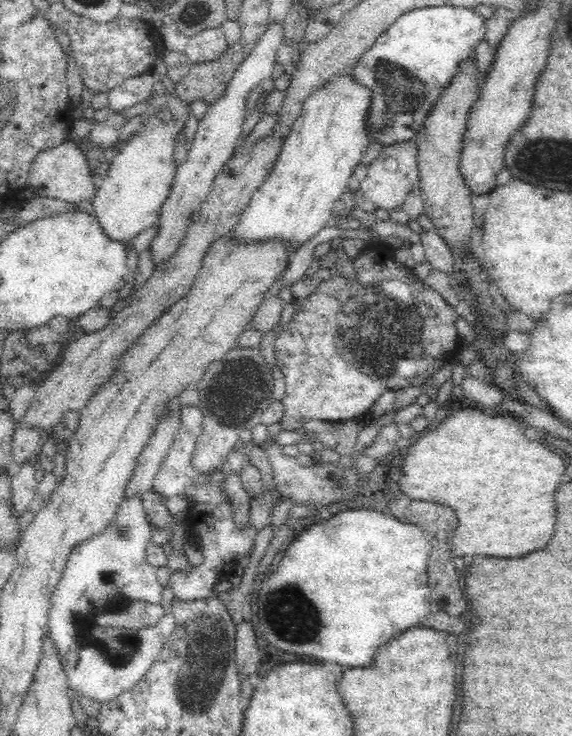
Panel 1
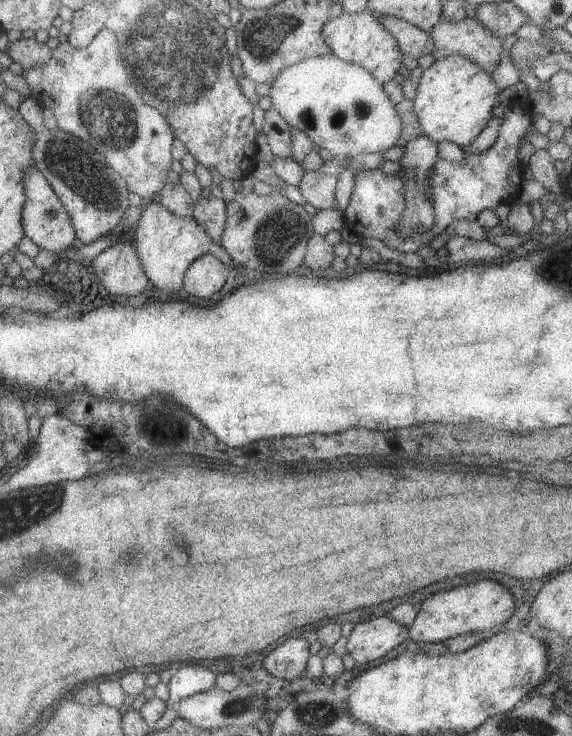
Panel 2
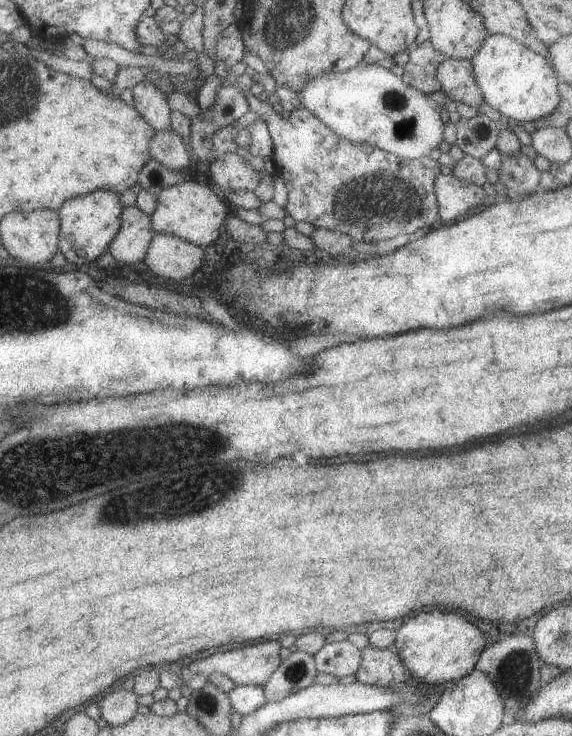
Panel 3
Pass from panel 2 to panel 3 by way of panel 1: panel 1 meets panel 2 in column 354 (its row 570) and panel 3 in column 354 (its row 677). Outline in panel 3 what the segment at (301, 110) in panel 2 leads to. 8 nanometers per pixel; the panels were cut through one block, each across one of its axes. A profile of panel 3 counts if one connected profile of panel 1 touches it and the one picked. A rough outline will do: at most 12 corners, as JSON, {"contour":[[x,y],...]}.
{"contour":[[382,66],[321,74],[301,106],[402,159],[443,138],[434,104]]}

